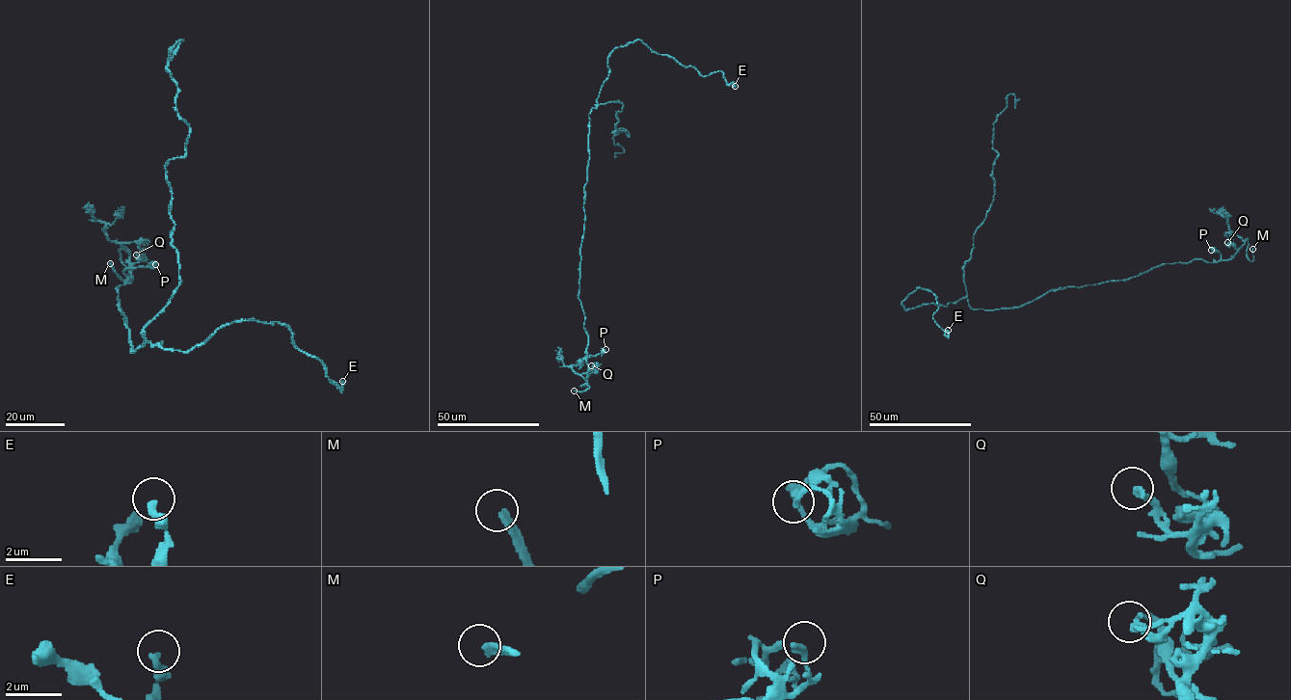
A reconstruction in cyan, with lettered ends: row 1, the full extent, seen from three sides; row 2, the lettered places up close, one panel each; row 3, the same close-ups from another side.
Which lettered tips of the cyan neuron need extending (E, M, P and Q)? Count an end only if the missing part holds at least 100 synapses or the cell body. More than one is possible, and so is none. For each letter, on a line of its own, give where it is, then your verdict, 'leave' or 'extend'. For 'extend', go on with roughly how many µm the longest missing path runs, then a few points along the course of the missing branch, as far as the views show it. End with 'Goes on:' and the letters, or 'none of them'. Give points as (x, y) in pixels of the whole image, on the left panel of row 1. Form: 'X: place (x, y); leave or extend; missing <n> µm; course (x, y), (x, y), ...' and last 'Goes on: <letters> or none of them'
E: place (342, 381); leave
M: place (110, 263); extend; missing 20 µm; course (110, 263), (116, 263), (124, 274), (117, 288)
P: place (155, 264); leave
Q: place (136, 255); leave
Goes on: M

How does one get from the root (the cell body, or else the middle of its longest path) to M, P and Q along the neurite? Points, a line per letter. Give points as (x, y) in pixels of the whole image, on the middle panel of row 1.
M: (588, 143), (578, 298), (588, 337), (588, 376), (580, 387), (589, 388), (574, 390)
P: (588, 143), (578, 294), (588, 337), (583, 359), (605, 353), (605, 349)
Q: (588, 143), (578, 298), (588, 337), (588, 375), (597, 366), (591, 365)

